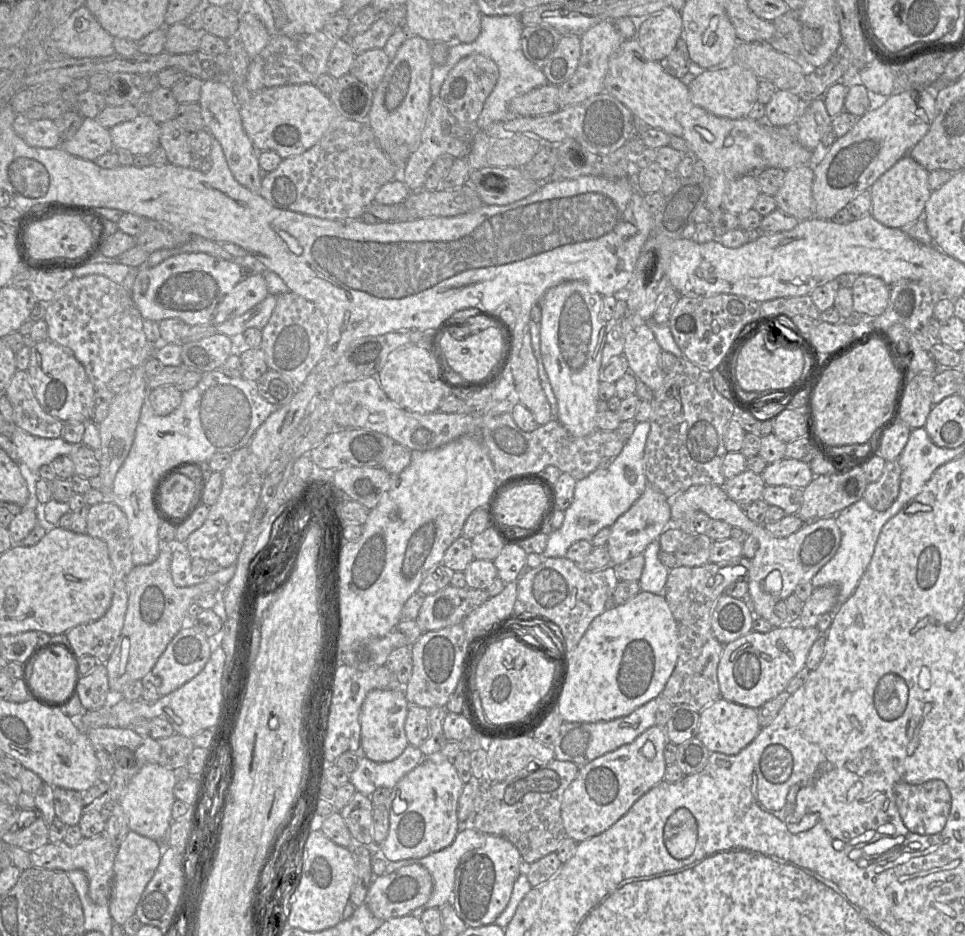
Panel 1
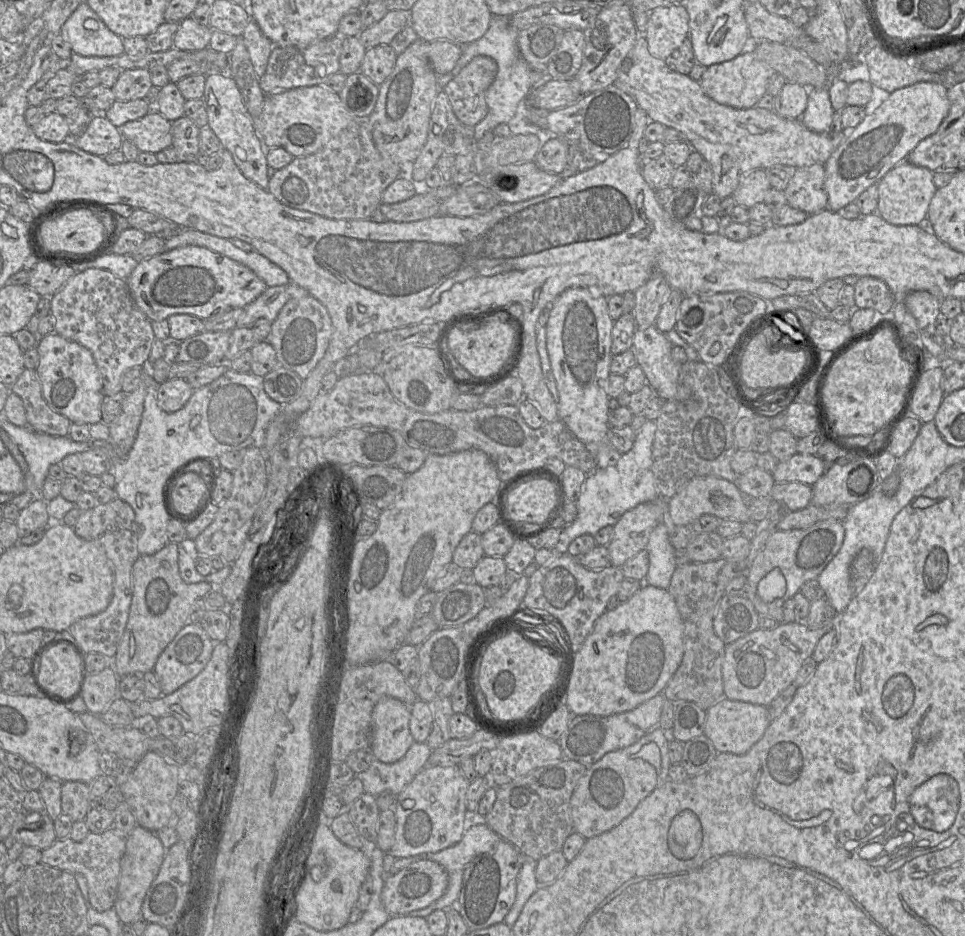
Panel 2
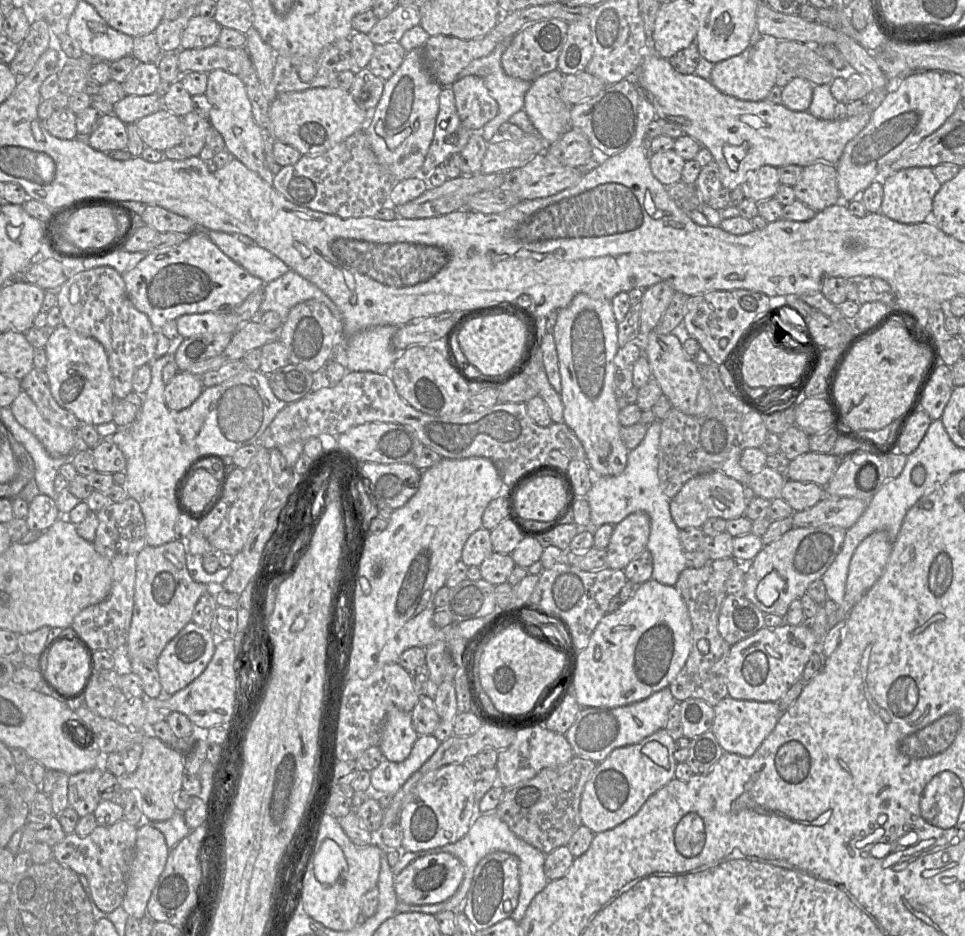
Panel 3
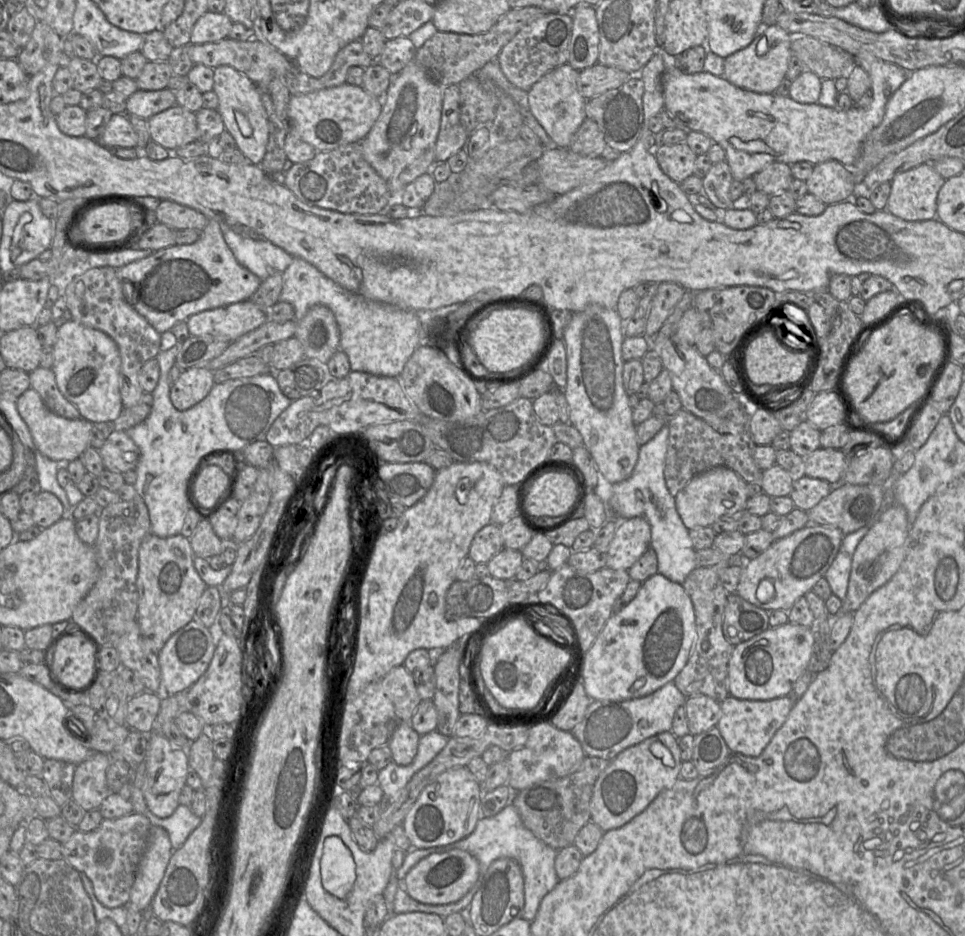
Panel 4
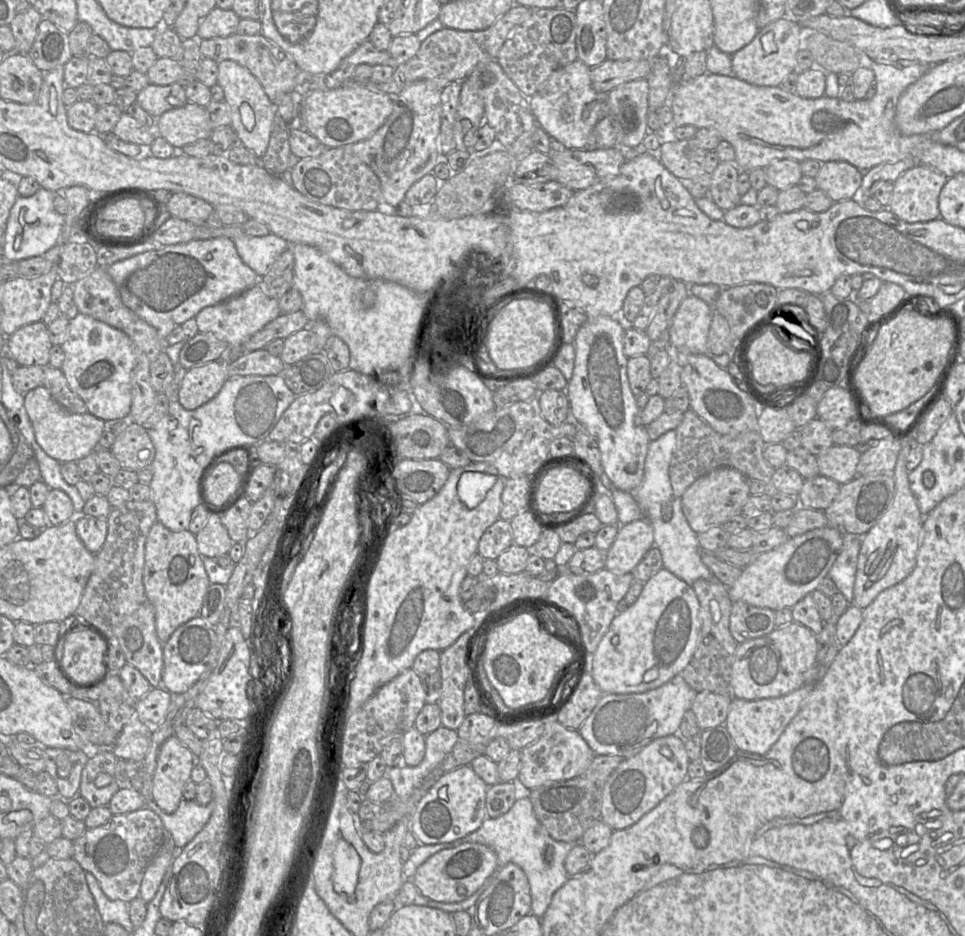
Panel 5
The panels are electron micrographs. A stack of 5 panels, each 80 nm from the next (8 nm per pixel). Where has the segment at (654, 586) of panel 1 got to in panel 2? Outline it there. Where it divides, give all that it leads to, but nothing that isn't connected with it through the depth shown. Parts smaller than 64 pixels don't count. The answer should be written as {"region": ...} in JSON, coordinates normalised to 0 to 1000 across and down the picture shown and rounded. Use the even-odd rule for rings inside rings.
{"region":[[[690,535],[690,557],[683,559],[674,571],[669,589],[673,593],[673,608],[667,620],[667,624],[673,624],[682,628],[692,629],[695,616],[702,606],[699,599],[699,587],[693,577],[693,561],[698,561],[692,558],[691,554],[691,535]]]}

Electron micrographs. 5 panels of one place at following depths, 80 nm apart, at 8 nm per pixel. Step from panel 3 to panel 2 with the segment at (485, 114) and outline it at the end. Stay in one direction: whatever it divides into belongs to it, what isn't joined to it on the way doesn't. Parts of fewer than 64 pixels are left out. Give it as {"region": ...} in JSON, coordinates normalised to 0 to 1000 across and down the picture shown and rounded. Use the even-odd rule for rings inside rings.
{"region":[[[493,60],[459,94],[473,125],[481,134],[491,136],[505,123],[504,97],[515,76],[512,63]]]}

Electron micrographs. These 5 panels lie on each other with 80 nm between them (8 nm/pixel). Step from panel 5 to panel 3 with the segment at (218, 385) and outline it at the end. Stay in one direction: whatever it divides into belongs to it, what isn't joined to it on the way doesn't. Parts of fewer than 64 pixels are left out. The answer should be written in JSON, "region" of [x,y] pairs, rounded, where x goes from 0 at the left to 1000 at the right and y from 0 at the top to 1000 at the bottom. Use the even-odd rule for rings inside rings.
{"region":[[[184,397],[171,411],[170,428],[180,439],[188,439],[201,431],[211,416],[207,402],[195,397]]]}

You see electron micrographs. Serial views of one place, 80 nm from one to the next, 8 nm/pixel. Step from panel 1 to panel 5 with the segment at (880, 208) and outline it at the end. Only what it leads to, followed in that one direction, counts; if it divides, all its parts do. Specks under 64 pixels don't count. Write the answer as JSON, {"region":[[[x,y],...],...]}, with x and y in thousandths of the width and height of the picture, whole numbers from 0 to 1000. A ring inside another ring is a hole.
{"region":[[[948,176],[926,194],[920,223],[940,238],[973,233],[972,212],[981,189],[959,176]]]}

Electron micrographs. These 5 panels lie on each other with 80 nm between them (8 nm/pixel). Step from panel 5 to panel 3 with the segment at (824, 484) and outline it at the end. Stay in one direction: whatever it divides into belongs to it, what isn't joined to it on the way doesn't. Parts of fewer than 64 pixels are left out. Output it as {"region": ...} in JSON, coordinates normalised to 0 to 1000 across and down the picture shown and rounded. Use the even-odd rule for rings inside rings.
{"region":[[[815,513],[808,531],[822,543],[823,547],[828,547],[844,541],[855,529],[855,521],[844,515]]]}

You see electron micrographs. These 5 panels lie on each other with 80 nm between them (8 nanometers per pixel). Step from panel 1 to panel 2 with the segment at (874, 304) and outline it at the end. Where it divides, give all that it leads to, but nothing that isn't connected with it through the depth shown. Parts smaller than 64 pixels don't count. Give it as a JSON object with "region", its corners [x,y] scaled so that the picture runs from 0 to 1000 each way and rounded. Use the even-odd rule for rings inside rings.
{"region":[[[892,296],[885,304],[886,328],[906,330],[914,338],[924,333],[926,317],[914,299],[906,296]]]}

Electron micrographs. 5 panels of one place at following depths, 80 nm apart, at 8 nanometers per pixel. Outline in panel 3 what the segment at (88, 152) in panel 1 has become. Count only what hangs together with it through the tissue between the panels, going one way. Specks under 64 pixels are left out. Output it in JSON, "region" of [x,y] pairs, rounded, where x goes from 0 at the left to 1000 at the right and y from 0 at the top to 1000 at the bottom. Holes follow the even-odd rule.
{"region":[[[105,122],[98,138],[87,149],[104,162],[130,160],[133,154],[132,134],[118,122]]]}

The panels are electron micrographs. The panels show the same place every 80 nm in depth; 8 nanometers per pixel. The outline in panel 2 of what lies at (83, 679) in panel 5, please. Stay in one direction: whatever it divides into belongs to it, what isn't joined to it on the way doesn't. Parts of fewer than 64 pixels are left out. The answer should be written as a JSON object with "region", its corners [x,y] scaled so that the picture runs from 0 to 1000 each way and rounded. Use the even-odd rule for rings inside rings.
{"region":[[[63,686],[41,696],[38,723],[33,725],[42,737],[64,746],[77,740],[83,725],[83,704],[78,694]]]}

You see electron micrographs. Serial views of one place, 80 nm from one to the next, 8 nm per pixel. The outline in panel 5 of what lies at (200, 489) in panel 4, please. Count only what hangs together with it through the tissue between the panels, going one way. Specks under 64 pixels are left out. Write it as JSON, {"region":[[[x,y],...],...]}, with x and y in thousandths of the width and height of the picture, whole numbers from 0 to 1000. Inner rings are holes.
{"region":[[[235,494],[220,499],[208,516],[208,528],[218,541],[228,540],[246,522],[249,505]]]}

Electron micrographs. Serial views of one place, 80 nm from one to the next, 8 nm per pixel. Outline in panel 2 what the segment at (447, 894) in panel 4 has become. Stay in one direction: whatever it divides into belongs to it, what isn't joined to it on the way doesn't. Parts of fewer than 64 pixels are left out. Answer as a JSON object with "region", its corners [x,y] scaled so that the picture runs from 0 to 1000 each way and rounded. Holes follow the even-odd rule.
{"region":[[[435,919],[399,939],[395,964],[405,979],[420,978],[425,973],[440,970],[454,962],[461,954],[463,947],[464,935],[458,925],[447,919]]]}

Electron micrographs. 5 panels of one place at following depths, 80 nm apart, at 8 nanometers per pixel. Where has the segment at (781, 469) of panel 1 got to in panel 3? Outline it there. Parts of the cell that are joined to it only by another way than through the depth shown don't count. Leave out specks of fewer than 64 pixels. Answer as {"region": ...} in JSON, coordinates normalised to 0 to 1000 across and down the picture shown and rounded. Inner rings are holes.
{"region":[[[838,482],[820,491],[815,504],[810,506],[813,507],[816,513],[844,515],[852,520],[855,520],[866,503],[870,489],[875,488],[867,488],[862,484],[848,484]]]}

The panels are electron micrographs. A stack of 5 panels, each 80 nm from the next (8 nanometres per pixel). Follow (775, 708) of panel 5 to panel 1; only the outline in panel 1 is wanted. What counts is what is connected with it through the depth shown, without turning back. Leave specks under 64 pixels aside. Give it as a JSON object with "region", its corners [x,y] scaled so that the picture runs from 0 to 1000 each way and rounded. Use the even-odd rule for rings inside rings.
{"region":[[[745,745],[725,761],[724,777],[721,787],[737,802],[753,807],[765,806],[787,784],[789,776],[785,759],[763,752]]]}

